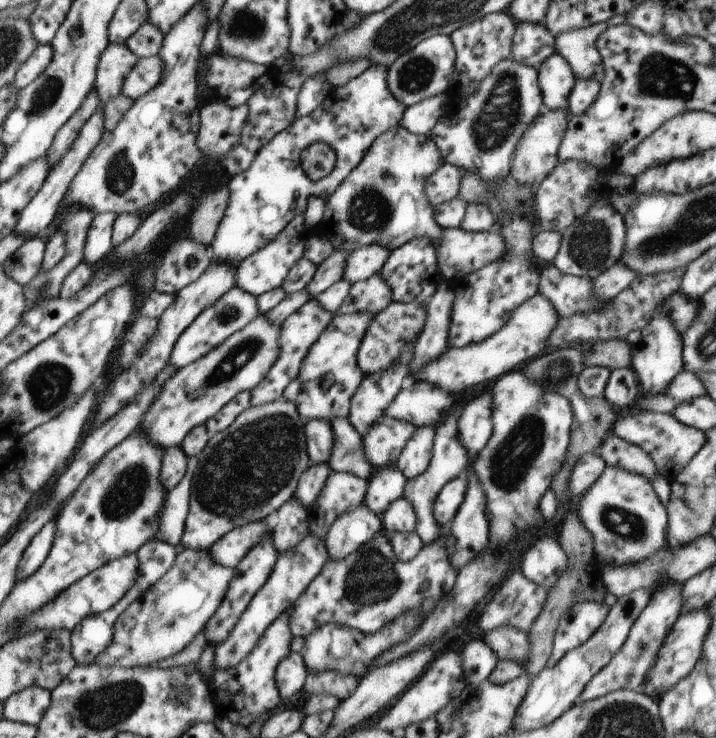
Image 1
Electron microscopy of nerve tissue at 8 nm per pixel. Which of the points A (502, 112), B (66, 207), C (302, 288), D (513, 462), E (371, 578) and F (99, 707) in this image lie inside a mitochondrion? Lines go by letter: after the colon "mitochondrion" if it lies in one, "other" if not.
A: mitochondrion
B: other
C: other
D: mitochondrion
E: mitochondrion
F: mitochondrion

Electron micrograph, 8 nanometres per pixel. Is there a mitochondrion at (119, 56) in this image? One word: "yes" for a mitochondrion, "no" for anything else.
no

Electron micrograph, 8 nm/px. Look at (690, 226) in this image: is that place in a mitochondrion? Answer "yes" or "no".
yes

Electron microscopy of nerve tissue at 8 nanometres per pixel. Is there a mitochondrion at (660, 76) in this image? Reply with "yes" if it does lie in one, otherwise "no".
yes

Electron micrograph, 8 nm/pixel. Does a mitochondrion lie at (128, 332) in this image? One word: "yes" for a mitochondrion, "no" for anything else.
no

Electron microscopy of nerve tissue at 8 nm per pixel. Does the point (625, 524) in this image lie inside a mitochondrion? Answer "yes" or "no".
yes

